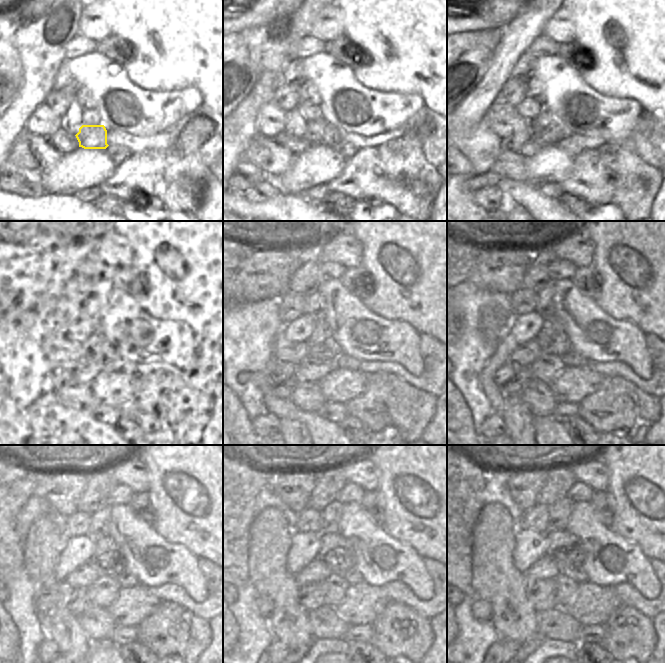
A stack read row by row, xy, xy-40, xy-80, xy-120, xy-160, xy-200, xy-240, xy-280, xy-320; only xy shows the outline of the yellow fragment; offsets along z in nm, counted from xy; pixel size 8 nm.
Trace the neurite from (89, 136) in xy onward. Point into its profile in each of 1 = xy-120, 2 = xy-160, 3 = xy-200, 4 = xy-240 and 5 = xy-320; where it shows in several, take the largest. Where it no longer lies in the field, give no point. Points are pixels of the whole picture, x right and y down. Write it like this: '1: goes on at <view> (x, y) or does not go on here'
1: goes on at xy-120 (98, 348)
2: goes on at xy-160 (322, 344)
3: goes on at xy-200 (552, 338)
4: goes on at xy-240 (107, 557)
5: goes on at xy-320 (561, 543)

